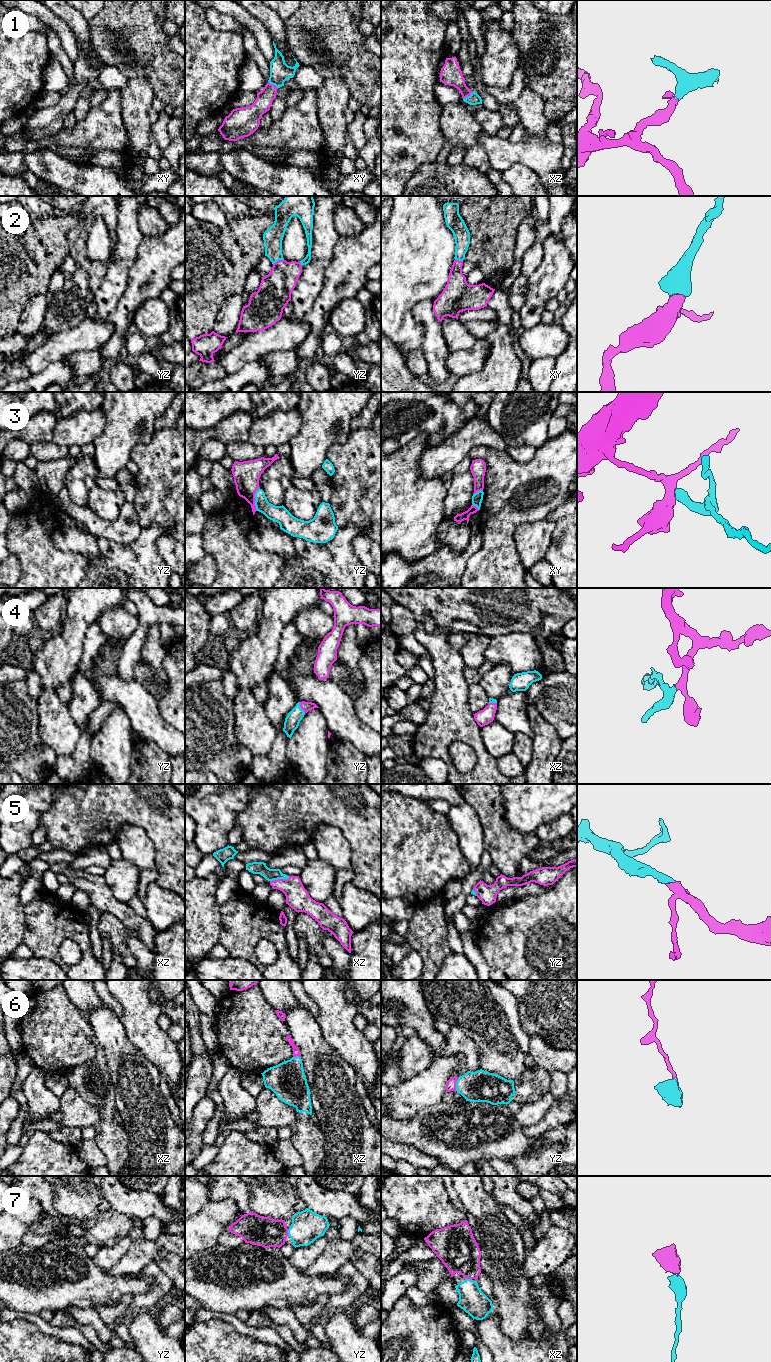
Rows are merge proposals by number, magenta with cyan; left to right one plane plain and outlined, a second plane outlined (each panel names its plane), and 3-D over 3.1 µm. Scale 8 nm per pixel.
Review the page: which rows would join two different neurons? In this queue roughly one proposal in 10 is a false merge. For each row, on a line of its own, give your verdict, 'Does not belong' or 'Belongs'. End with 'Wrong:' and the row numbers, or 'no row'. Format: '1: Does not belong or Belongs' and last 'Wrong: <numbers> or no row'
1: Belongs
2: Belongs
3: Does not belong
4: Belongs
5: Belongs
6: Belongs
7: Belongs
Wrong: 3

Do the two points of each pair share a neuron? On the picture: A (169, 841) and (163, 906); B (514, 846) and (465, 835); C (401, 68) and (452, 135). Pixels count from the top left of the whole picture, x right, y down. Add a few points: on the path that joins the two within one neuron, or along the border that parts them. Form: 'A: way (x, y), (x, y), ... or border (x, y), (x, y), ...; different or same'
A: border (155, 881), (160, 886), (174, 892); different
B: border (477, 816), (483, 833), (484, 848); different
C: border (441, 106), (439, 128), (444, 142); different

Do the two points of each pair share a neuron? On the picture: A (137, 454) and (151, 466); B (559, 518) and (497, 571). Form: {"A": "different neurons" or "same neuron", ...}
{"A": "same neuron", "B": "different neurons"}

